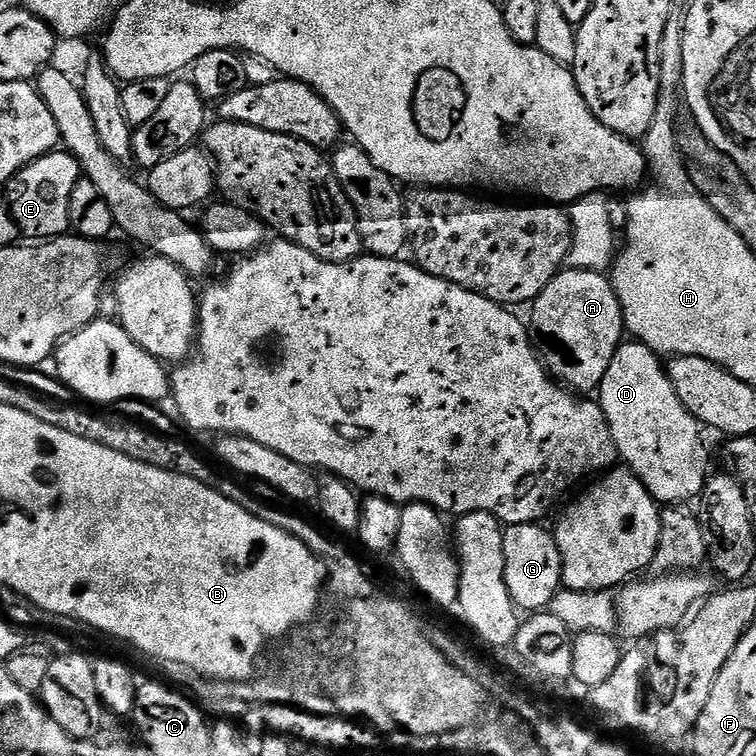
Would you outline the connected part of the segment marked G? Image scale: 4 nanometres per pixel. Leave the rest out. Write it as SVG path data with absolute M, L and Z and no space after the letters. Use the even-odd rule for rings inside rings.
M539 523L509 524L504 528L502 554L504 555L504 577L506 590L513 605L531 614L547 609L562 588L562 562L558 554L555 535Z

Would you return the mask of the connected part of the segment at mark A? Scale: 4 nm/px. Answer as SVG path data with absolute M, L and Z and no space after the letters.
M565 267L550 282L550 286L542 290L537 300L532 301L530 311L532 311L530 328L538 341L538 355L544 361L545 368L569 389L580 394L595 393L606 370L610 370L610 362L614 362L616 349L620 347L626 336L622 306L618 302L618 294L612 289L611 279L604 272L592 272L588 268Z

